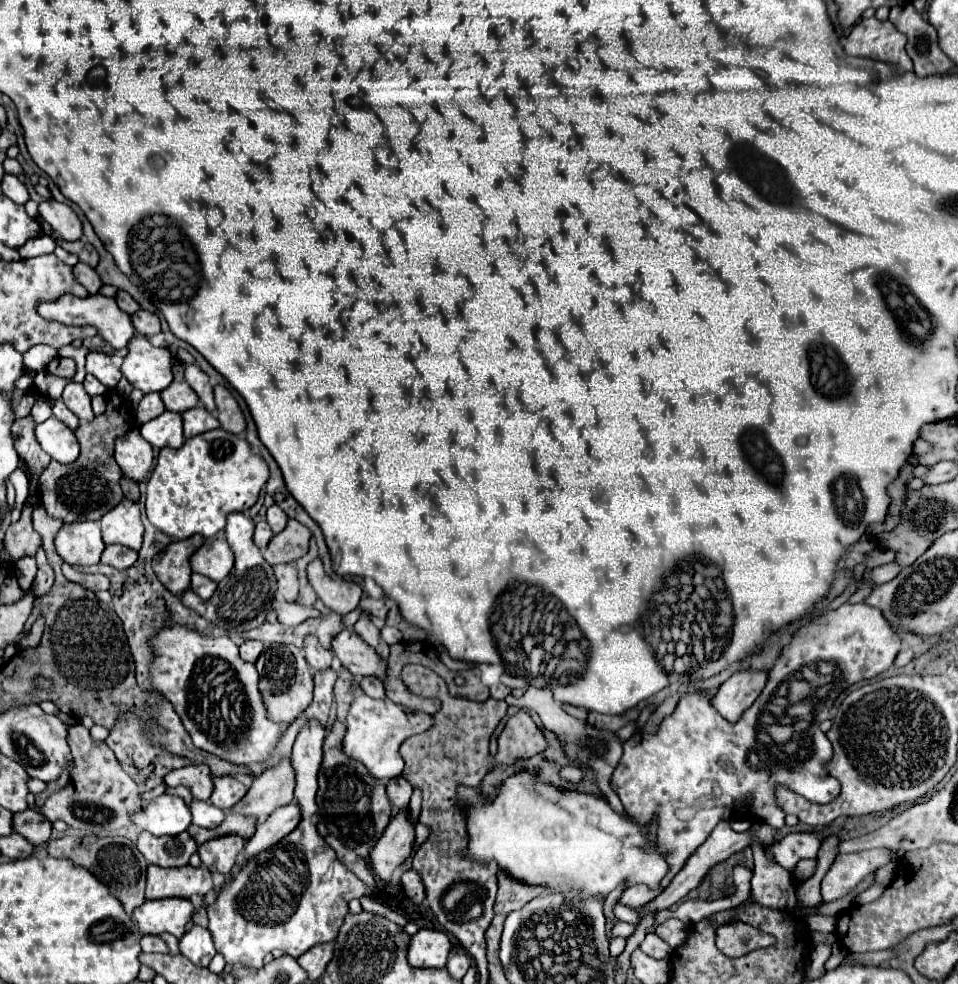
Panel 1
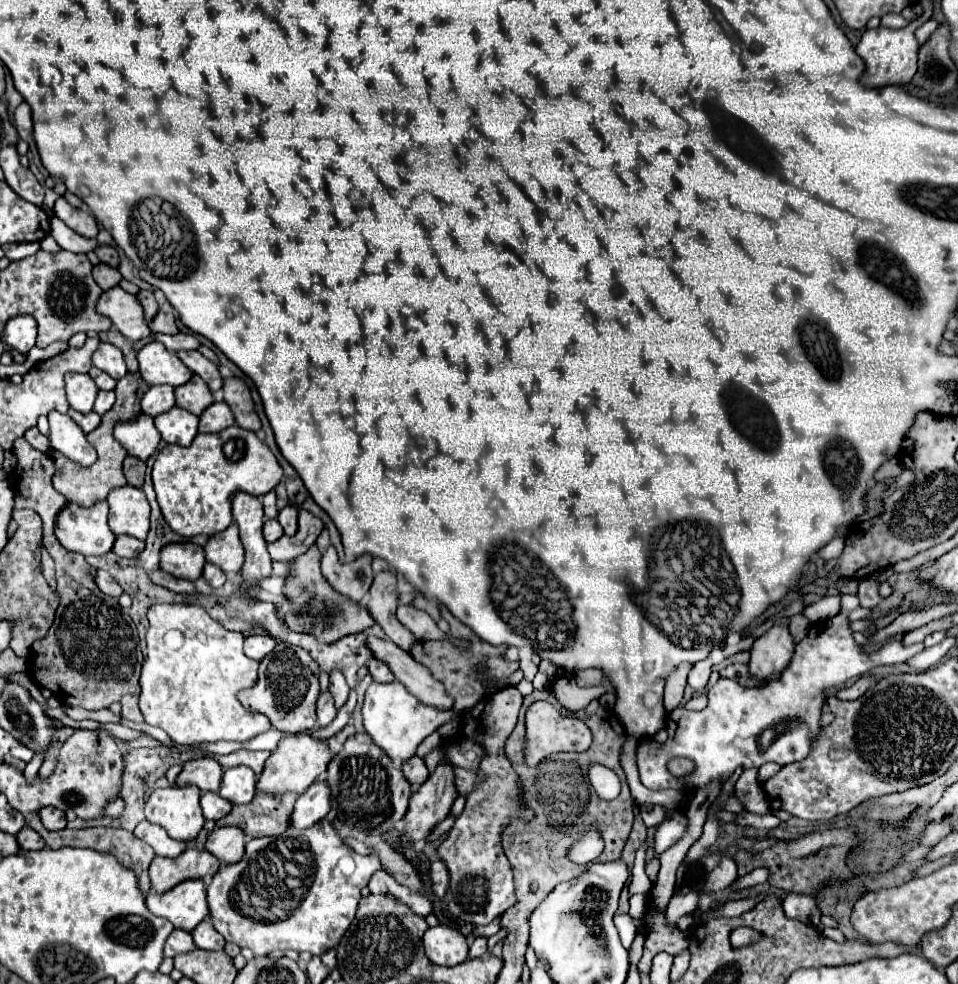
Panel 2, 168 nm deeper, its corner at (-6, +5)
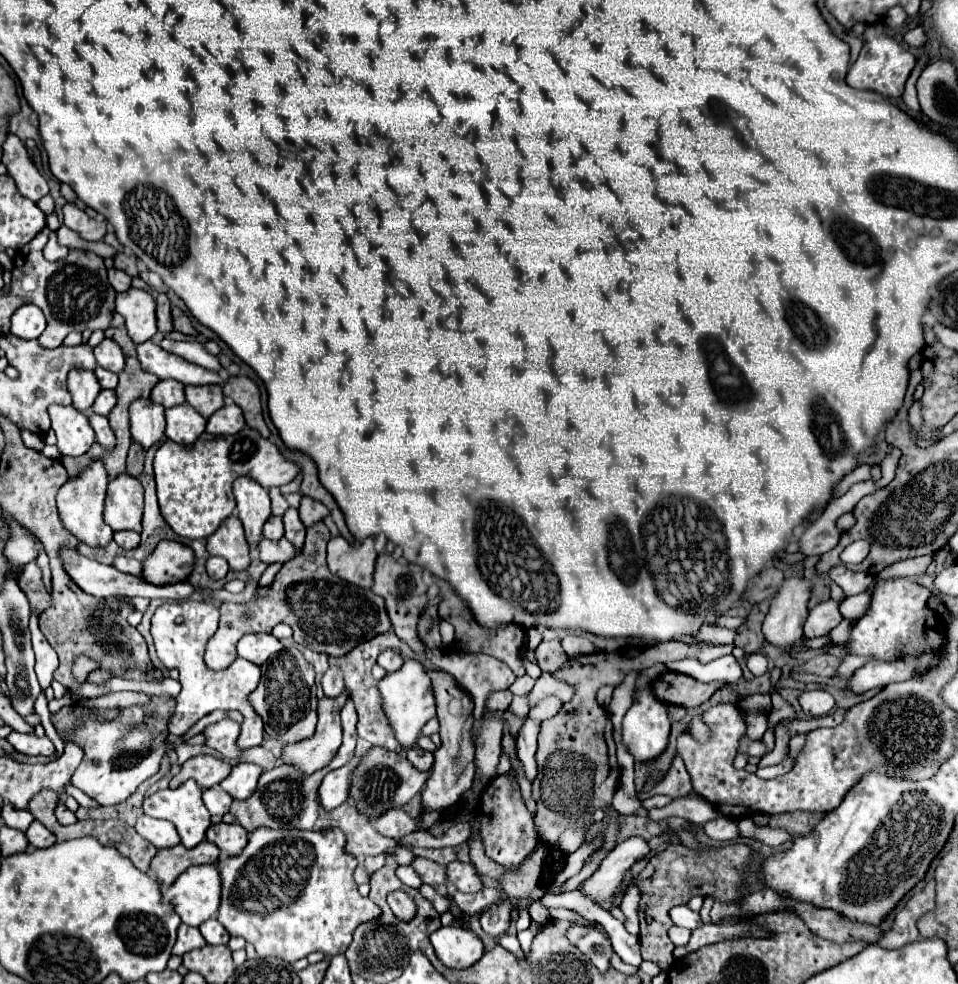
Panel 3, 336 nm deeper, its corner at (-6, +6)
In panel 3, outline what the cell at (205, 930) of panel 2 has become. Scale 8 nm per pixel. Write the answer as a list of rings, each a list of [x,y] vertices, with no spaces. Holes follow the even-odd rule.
[[[210,918],[208,922],[204,922],[200,926],[200,932],[208,944],[228,944],[228,940],[230,940],[230,934],[226,932],[226,928],[220,926],[220,922],[216,918]]]

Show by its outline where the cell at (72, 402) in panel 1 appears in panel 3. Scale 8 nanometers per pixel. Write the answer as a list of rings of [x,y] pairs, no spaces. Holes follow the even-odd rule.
[[[70,370],[68,374],[68,390],[72,394],[72,406],[80,412],[88,412],[96,394],[102,390],[94,372],[88,370]]]

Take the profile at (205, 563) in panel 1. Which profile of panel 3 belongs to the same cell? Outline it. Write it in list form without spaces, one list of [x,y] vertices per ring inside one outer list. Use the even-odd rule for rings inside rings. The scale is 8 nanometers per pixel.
[[[236,514],[228,516],[220,528],[208,536],[208,552],[212,556],[222,556],[228,560],[232,570],[246,570],[250,566],[250,550],[244,538],[242,522]]]

